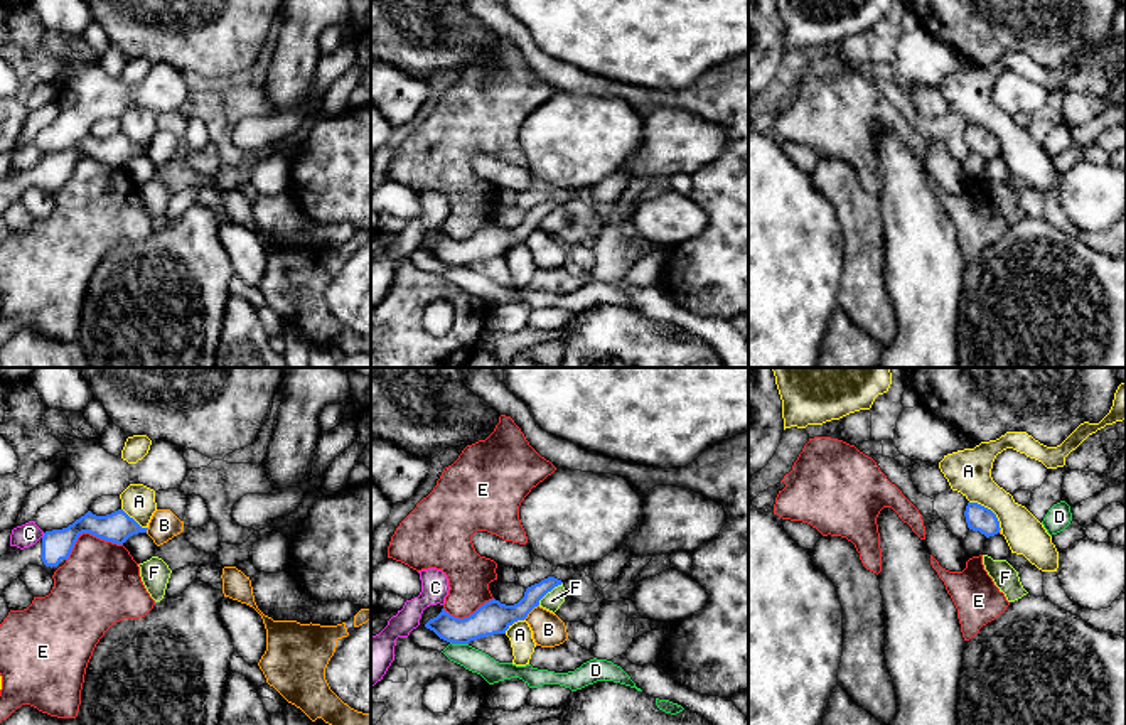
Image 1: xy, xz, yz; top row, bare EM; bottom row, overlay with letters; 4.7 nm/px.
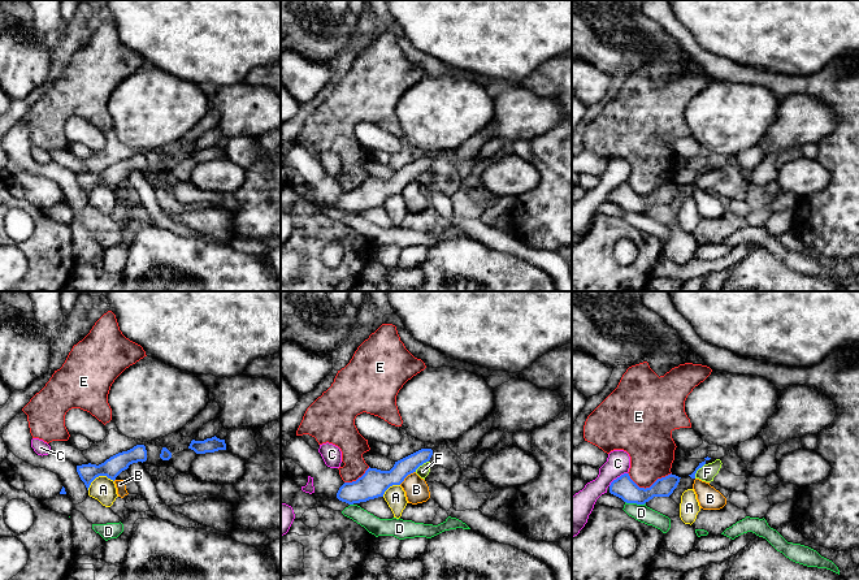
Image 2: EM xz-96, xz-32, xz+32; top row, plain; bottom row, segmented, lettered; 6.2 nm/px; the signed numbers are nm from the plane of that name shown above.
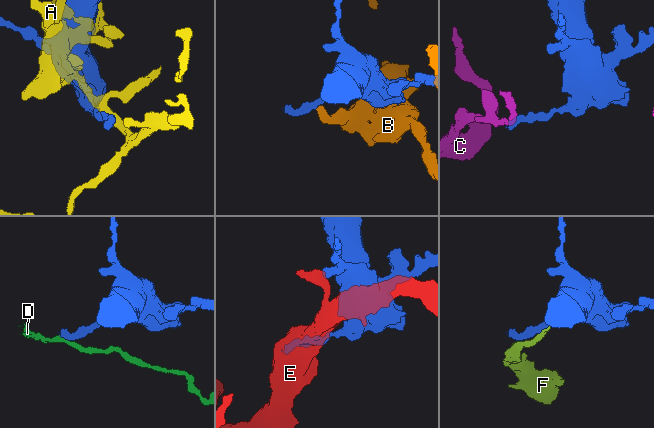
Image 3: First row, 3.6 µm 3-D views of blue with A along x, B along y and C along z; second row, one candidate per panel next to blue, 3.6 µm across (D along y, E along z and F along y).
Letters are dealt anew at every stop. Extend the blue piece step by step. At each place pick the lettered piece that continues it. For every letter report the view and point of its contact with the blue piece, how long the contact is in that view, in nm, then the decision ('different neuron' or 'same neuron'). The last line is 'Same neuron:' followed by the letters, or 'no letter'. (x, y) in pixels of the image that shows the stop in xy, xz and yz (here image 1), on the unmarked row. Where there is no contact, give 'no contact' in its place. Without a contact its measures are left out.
A: yz (990, 132) | 200 nm | different neuron
B: xz (530, 233) | 110 nm | different neuron
C: xy (44, 157) | 30 nm | different neuron
D: xz (459, 265) | 90 nm | different neuron
E: xy (88, 154) | 280 nm | different neuron
F: xz (548, 213) | 160 nm | different neuron
Same neuron: no letter

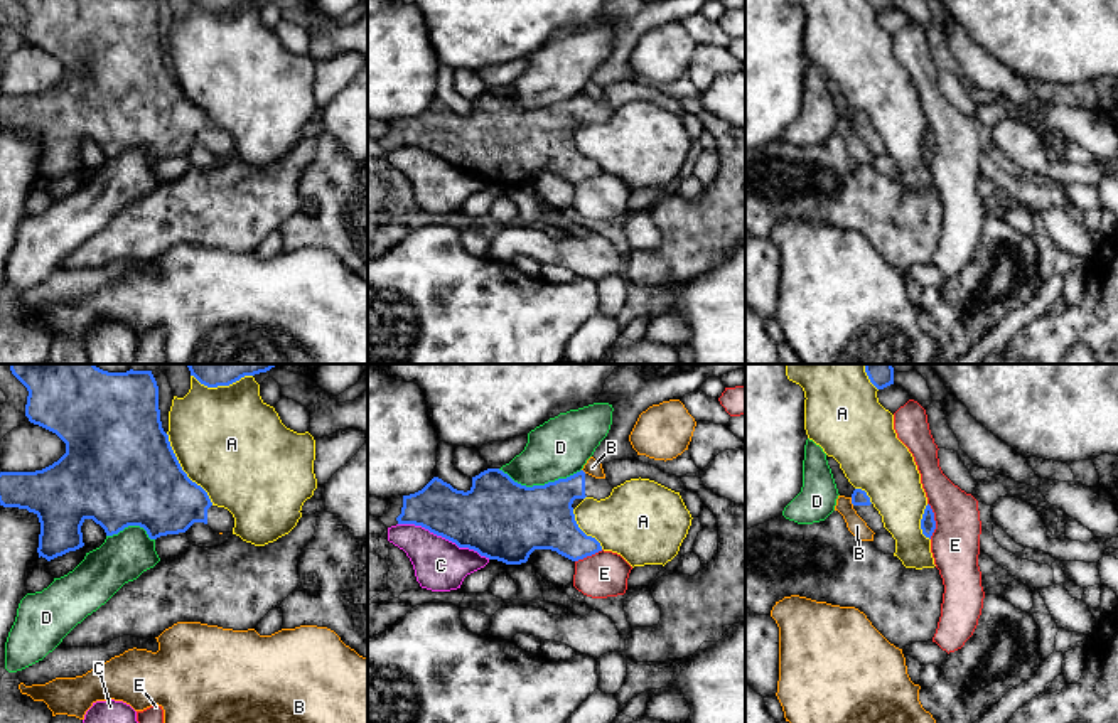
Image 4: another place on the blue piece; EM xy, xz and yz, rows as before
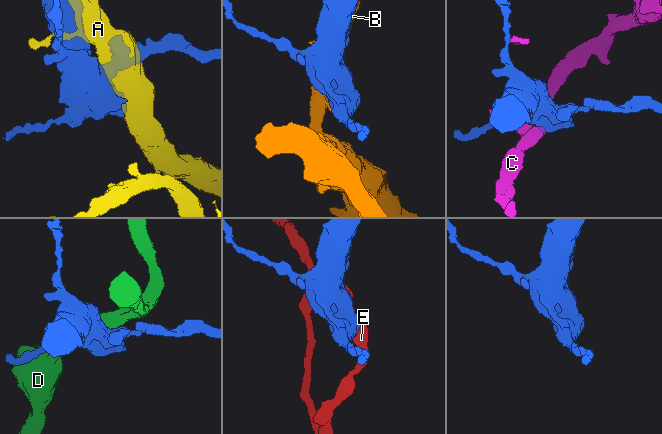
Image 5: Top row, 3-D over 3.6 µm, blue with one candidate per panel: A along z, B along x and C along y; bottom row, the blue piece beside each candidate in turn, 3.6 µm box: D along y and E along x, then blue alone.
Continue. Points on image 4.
A: xy (182, 93) | 420 nm | different neuron
B: yz (852, 123) | 40 nm | different neuron
C: xz (444, 159) | 480 nm | different neuron
D: xz (540, 108) | 400 nm | different neuron
E: yz (935, 144) | 180 nm | different neuron
Same neuron: no letter

